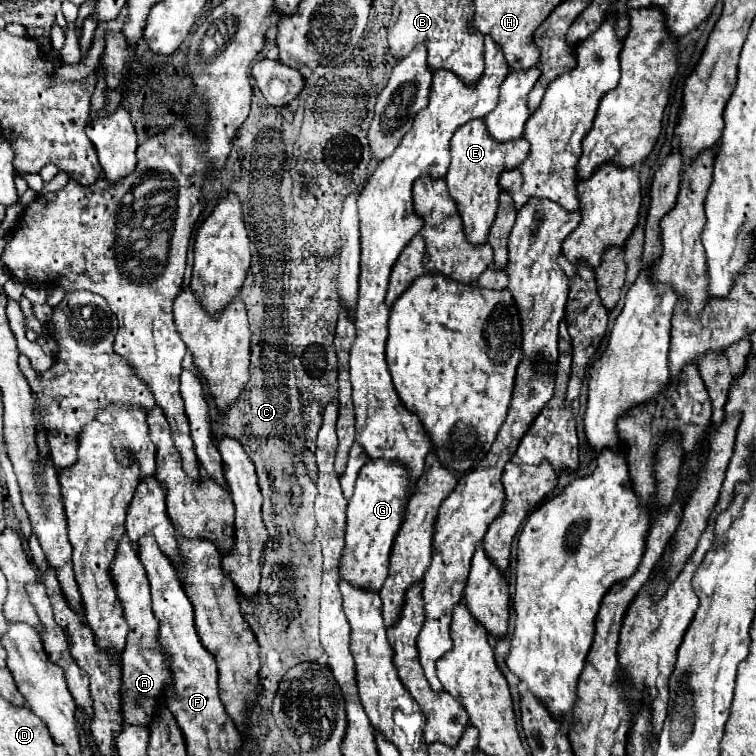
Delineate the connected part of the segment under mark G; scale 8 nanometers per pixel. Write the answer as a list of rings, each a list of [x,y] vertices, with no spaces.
[[[371,460],[357,476],[353,498],[347,508],[345,548],[339,562],[339,574],[355,588],[379,592],[389,570],[389,554],[395,534],[403,522],[403,508],[409,494],[407,470],[399,462]]]

